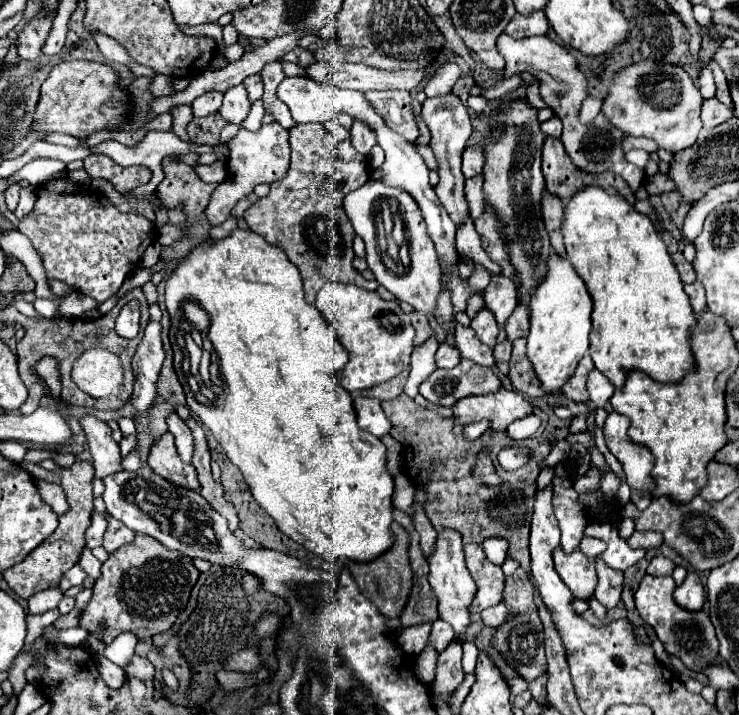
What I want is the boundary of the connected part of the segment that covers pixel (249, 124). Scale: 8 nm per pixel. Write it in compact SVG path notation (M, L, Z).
M260 98L252 103L251 110L245 122L242 123L242 127L252 132L259 130L262 126L264 112L263 101Z

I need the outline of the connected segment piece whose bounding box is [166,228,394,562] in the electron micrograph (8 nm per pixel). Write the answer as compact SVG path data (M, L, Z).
M236 228L236 230L232 230L226 238L222 238L222 240L204 240L204 242L200 242L198 246L194 246L192 250L190 250L190 254L186 254L178 264L176 264L176 268L170 272L170 276L168 276L168 280L166 280L166 308L168 308L168 314L170 314L170 320L172 320L172 328L170 328L170 342L172 342L172 350L180 350L178 348L178 344L176 344L176 330L178 330L178 322L180 322L180 316L182 316L182 312L180 312L180 308L182 308L182 302L184 300L194 300L194 302L198 302L206 312L208 312L208 316L210 316L210 330L208 330L208 338L210 338L210 342L214 344L214 350L216 350L216 354L220 356L220 378L222 378L222 382L226 384L224 386L224 392L216 398L216 404L214 406L204 406L204 404L200 404L196 398L194 398L194 394L190 392L190 386L188 386L188 382L184 380L184 372L180 370L180 366L176 364L176 368L178 368L178 374L180 374L180 384L184 386L184 394L186 394L186 400L188 400L188 406L190 406L190 410L212 430L212 434L214 434L214 438L218 440L218 444L224 448L224 452L226 452L226 456L240 468L240 472L242 472L242 476L244 476L244 480L248 482L248 486L250 486L250 492L252 492L252 496L256 498L256 502L274 518L274 522L278 524L278 528L282 530L282 532L286 532L292 540L296 540L298 544L302 544L302 546L306 546L308 550L312 550L312 552L316 552L316 554L320 554L320 556L324 556L326 560L330 560L330 562L334 562L334 560L340 560L340 558L348 558L348 560L354 560L354 562L368 562L368 560L374 560L376 556L380 556L380 552L386 552L388 550L388 544L392 542L392 532L388 532L388 526L392 524L392 512L390 512L390 502L392 502L392 492L394 492L394 480L392 480L392 476L388 474L388 470L386 470L386 456L384 456L384 452L386 452L386 448L384 448L384 444L376 438L376 436L372 436L370 432L364 432L364 430L360 430L360 426L358 426L358 422L356 422L356 410L354 410L354 402L352 402L352 396L340 386L340 380L336 378L334 380L334 372L336 374L340 374L340 370L348 364L348 352L342 348L342 344L338 342L338 338L336 338L336 332L332 330L330 332L330 326L326 324L326 320L320 316L320 312L314 308L314 306L308 306L306 304L306 300L304 300L304 290L302 290L302 278L300 278L300 272L294 268L294 264L288 260L288 256L284 254L284 252L280 252L280 246L272 246L272 244L268 244L266 240L264 240L264 236L260 236L260 234L256 234L256 232L246 232L246 230L240 230L240 228Z

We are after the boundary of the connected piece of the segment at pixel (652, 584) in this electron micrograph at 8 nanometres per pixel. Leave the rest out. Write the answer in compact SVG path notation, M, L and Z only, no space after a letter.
M646 574L634 594L638 614L656 630L664 650L668 654L678 656L684 666L692 672L702 672L704 668L714 666L718 660L718 638L714 634L714 626L704 610L686 610L674 600L676 582L672 576L650 576Z

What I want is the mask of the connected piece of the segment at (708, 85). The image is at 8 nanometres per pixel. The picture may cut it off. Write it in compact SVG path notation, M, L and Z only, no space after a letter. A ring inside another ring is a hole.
M706 66L700 74L700 82L698 82L698 88L700 88L700 94L704 98L712 98L716 88L714 88L714 76L712 76L712 70Z

